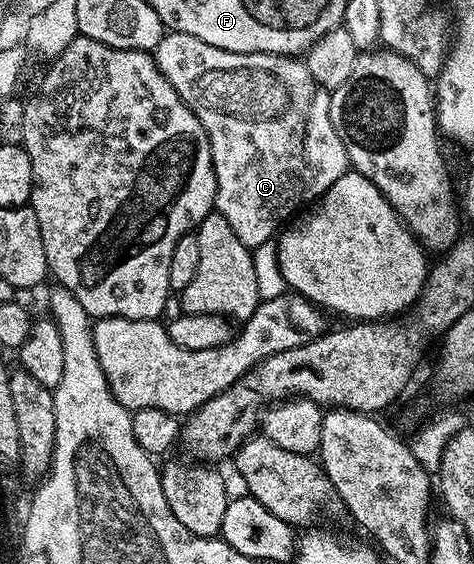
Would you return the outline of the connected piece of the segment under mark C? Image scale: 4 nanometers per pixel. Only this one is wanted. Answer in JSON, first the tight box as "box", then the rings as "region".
{"box":[153,31,350,249],"region":[[[178,31],[166,32],[153,52],[153,56],[160,72],[167,77],[167,81],[171,82],[172,88],[179,93],[180,99],[189,106],[191,113],[195,113],[195,117],[199,119],[199,125],[203,127],[209,138],[211,161],[215,171],[215,185],[217,186],[215,211],[216,214],[227,217],[227,225],[231,225],[231,229],[235,231],[235,237],[239,237],[239,241],[243,241],[245,247],[252,249],[270,242],[282,226],[282,224],[280,225],[281,219],[287,218],[296,207],[302,206],[301,208],[304,208],[320,199],[327,189],[331,189],[331,185],[335,185],[335,181],[339,181],[339,177],[343,177],[345,171],[350,170],[347,151],[343,149],[343,143],[339,141],[339,137],[331,125],[330,92],[318,85],[315,77],[311,77],[310,71],[302,60],[294,56],[277,54],[231,53],[230,50],[218,49],[209,45],[200,40],[199,37]]]}

